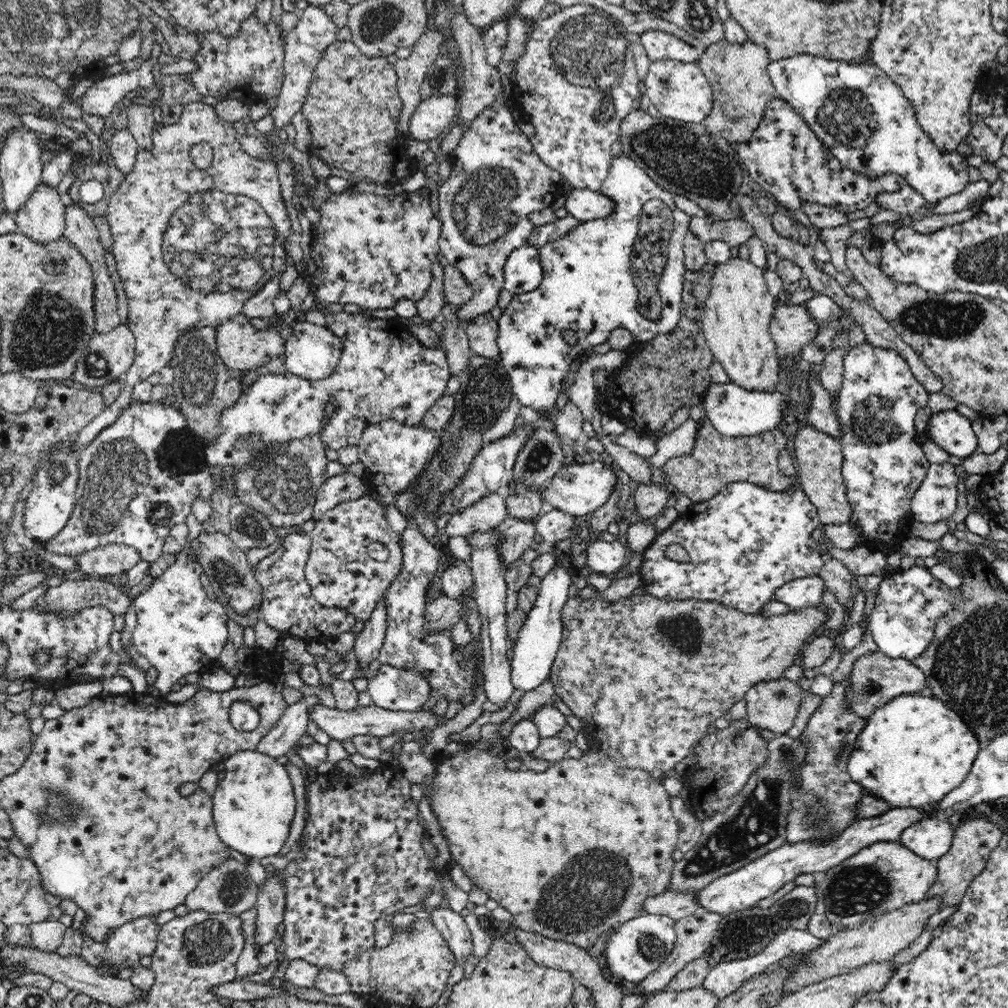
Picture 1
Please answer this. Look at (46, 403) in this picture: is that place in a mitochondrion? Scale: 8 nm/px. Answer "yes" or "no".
no

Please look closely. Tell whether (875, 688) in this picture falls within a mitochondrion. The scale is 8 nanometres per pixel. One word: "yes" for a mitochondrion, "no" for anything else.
yes

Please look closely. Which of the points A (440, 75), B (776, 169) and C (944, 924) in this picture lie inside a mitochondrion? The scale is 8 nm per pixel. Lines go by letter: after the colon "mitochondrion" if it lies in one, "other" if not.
A: mitochondrion
B: other
C: other

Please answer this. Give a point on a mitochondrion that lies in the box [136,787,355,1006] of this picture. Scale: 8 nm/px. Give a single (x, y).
(208, 944)

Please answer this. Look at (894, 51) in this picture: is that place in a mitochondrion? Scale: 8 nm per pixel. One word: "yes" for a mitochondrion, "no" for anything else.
no

